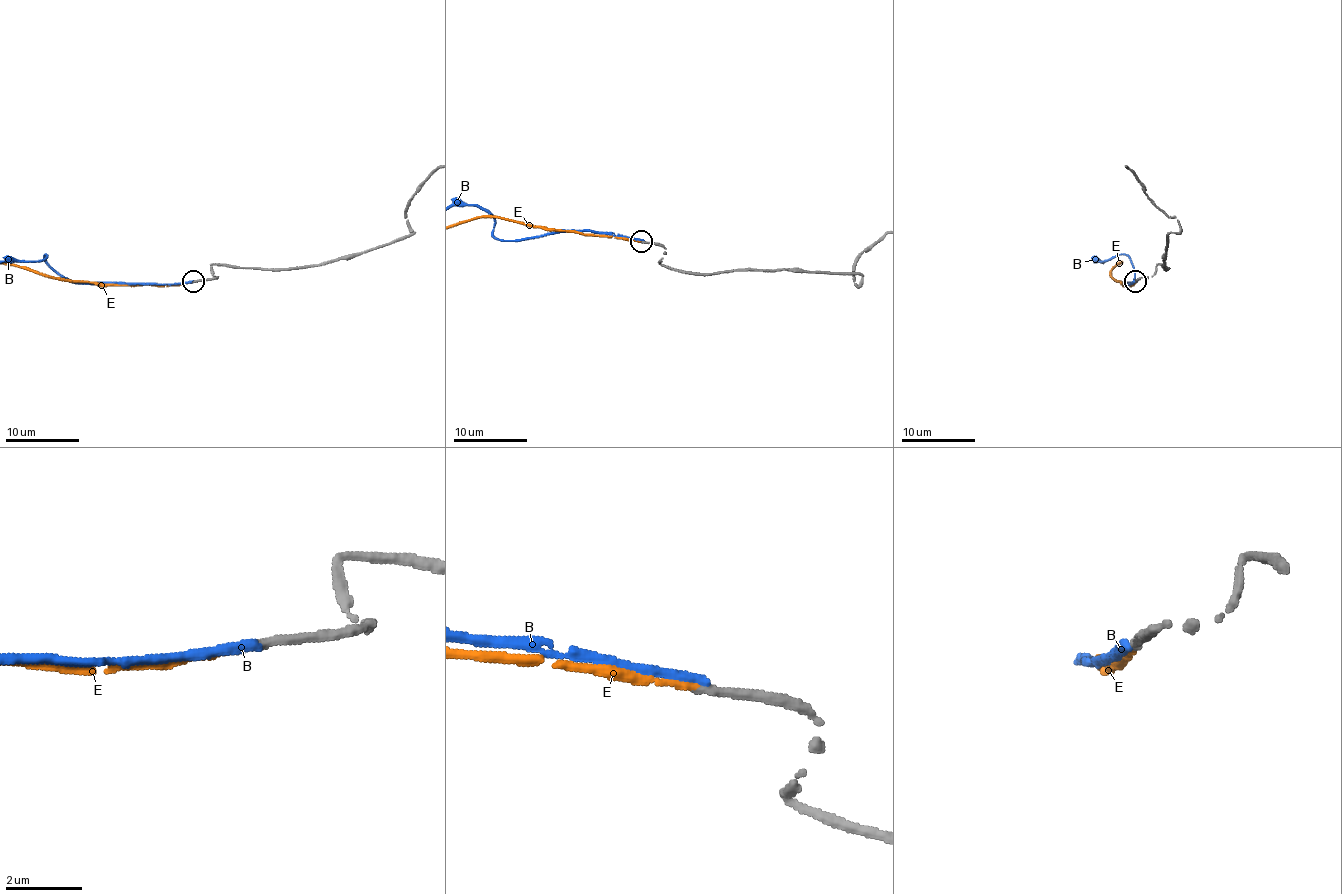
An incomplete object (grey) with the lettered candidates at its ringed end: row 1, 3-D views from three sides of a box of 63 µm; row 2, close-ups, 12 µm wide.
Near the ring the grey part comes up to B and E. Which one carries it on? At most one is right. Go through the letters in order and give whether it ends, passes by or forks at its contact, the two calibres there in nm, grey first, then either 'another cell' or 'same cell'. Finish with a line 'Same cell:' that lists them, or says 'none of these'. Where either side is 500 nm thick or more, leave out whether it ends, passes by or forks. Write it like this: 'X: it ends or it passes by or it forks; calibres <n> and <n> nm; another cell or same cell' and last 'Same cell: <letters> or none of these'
B: it ends; calibres 280 and 280 nm; another cell
E: it ends; calibres 240 and 190 nm; same cell
Same cell: E

